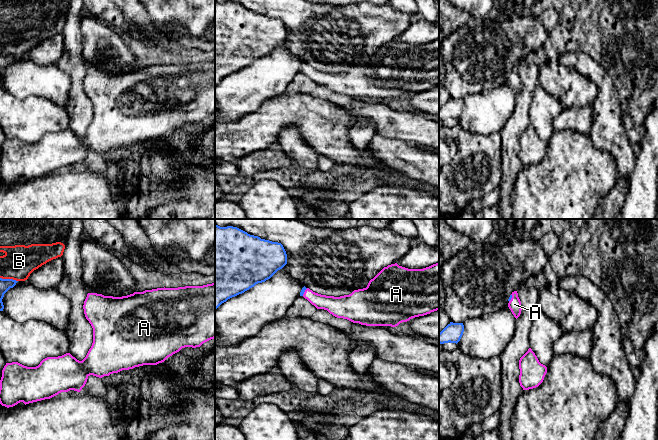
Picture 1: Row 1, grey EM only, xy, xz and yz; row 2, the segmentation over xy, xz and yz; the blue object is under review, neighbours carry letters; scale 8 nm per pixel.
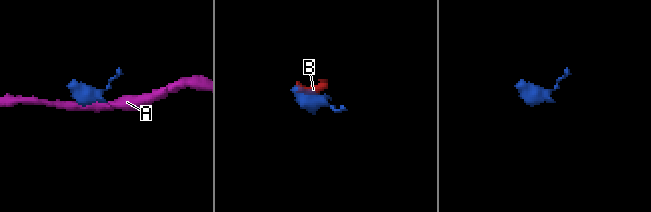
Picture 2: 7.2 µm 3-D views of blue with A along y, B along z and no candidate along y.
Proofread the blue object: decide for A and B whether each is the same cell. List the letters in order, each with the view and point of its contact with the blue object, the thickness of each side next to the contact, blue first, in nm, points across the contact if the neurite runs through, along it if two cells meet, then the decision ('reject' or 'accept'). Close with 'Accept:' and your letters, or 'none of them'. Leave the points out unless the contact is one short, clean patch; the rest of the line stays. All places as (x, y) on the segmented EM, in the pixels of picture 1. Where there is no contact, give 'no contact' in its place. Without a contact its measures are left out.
A: contact xz (304, 291); calibres 40 and 130 nm; way xz (304, 288), (304, 291), (319, 301), (332, 304); accept
B: contact xy (9, 279); calibres 100 and 260 nm; reject
Accept: A

